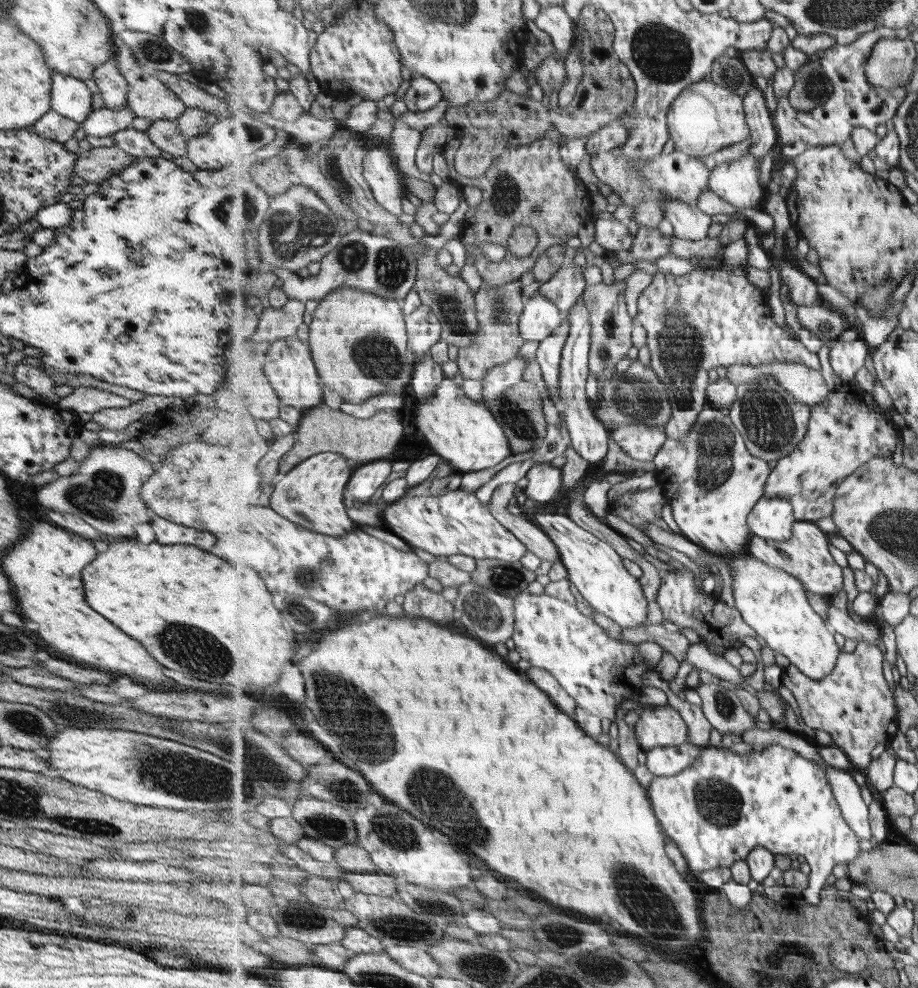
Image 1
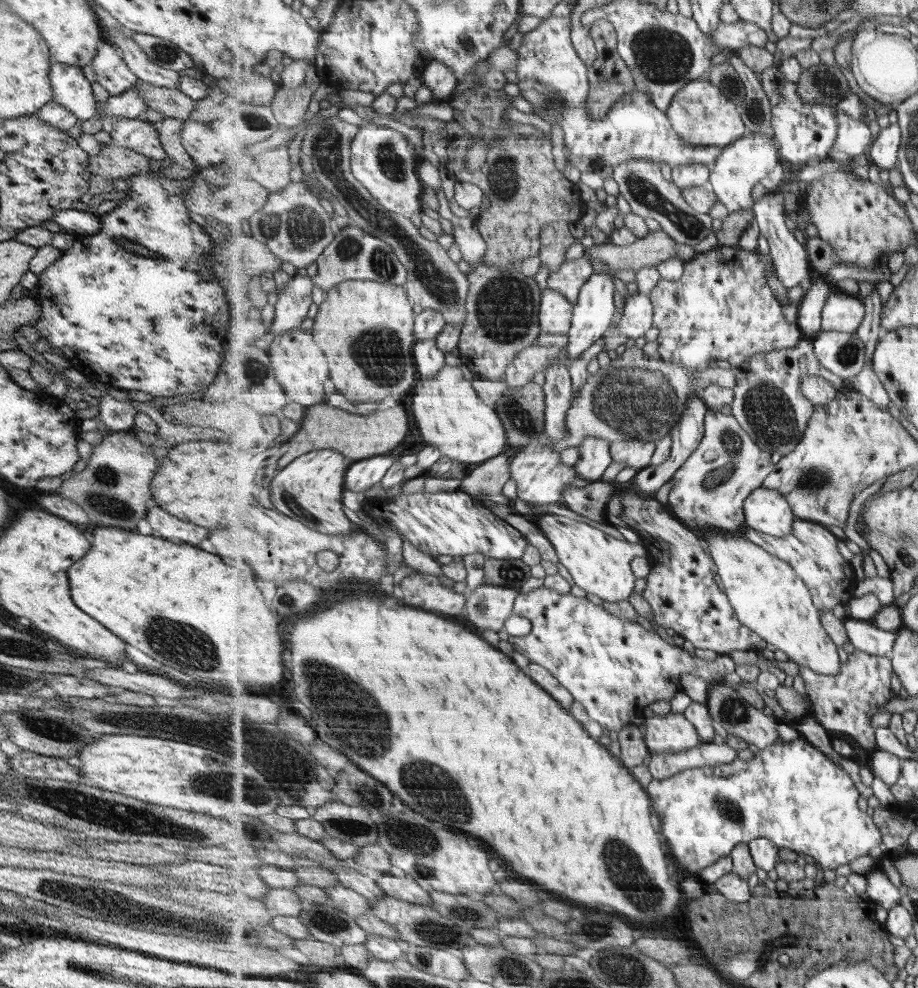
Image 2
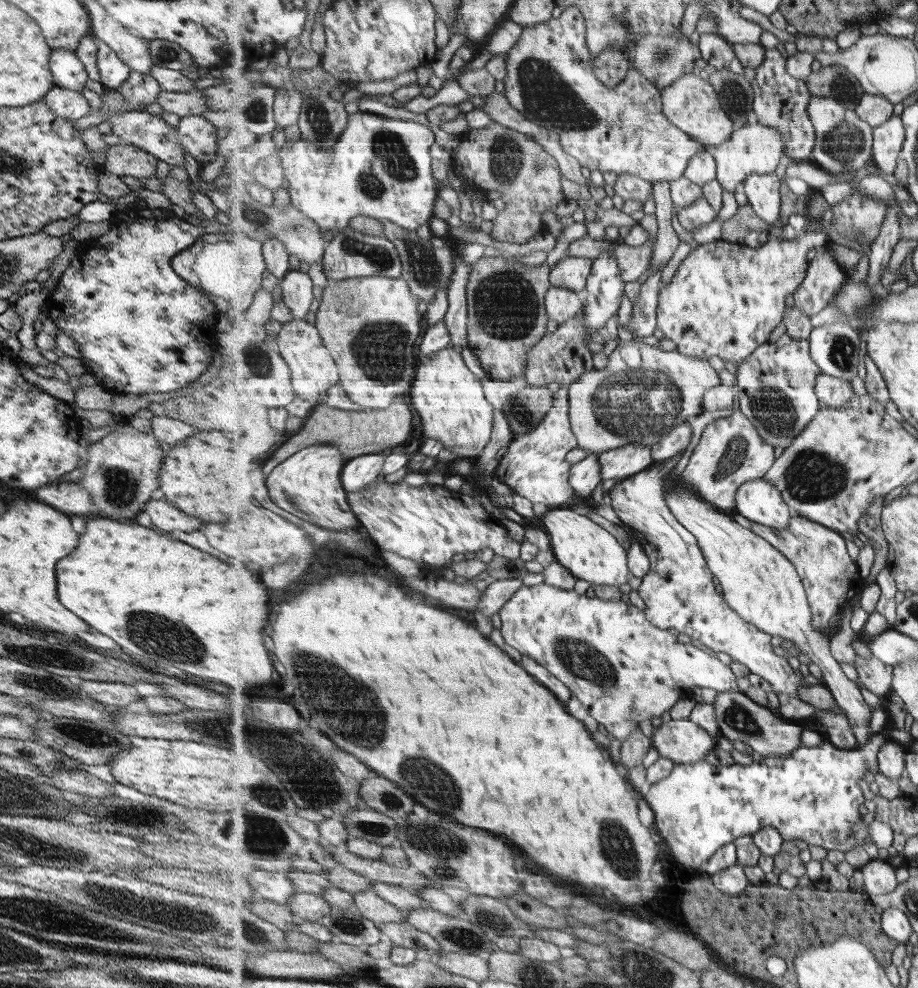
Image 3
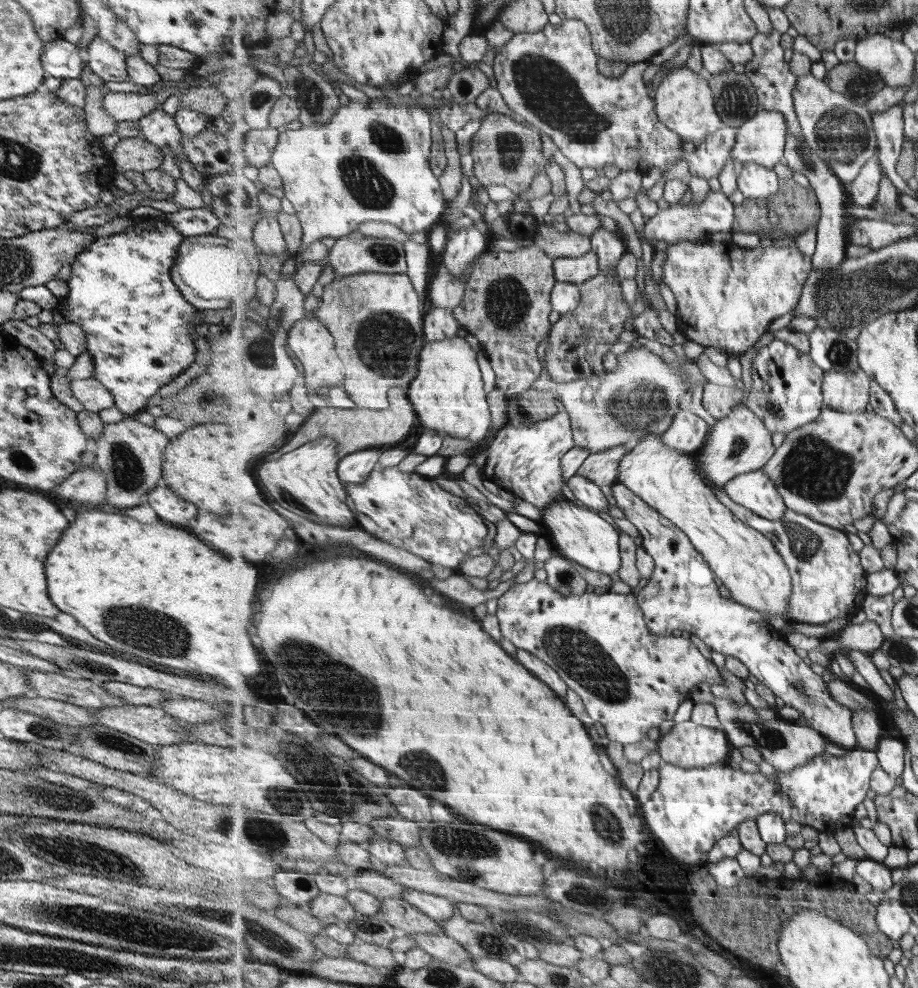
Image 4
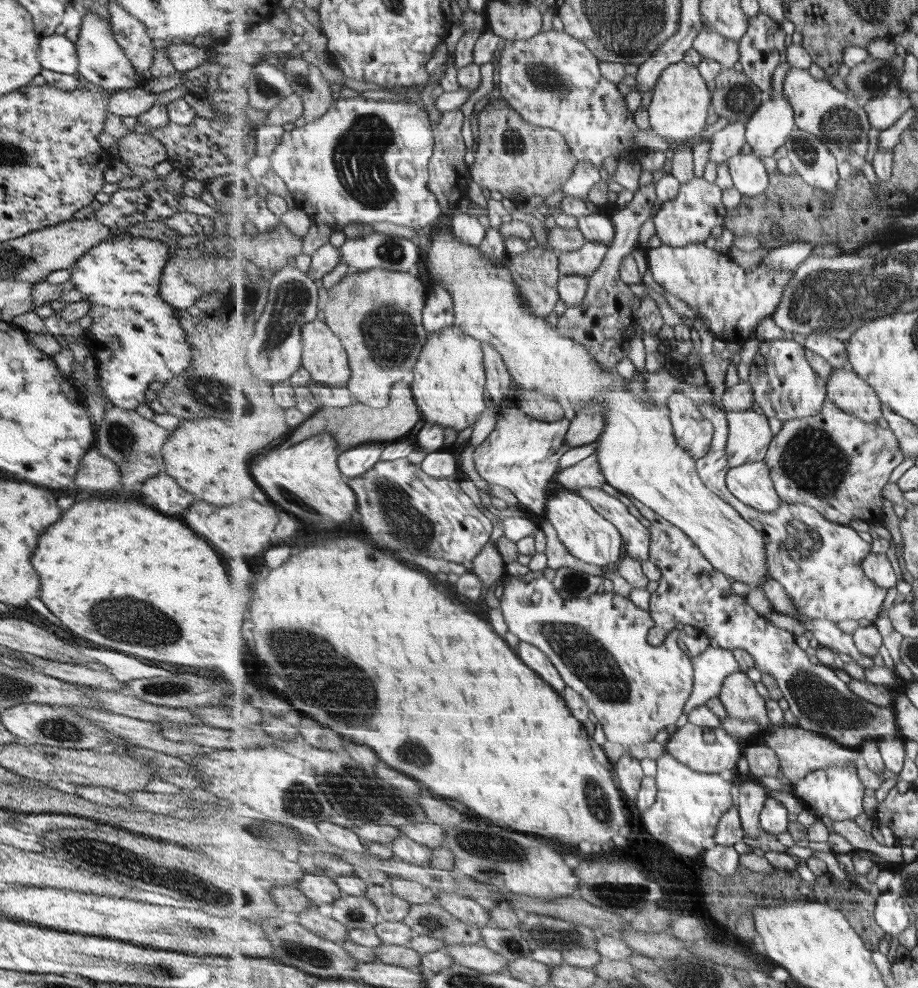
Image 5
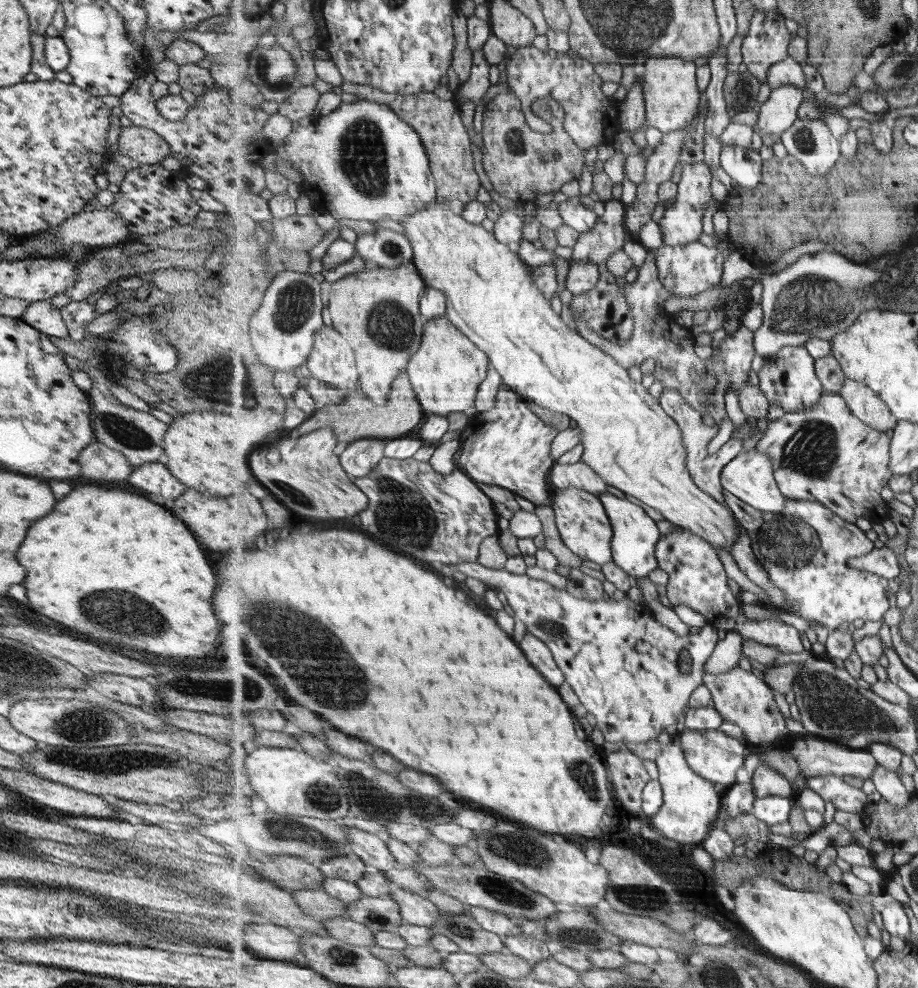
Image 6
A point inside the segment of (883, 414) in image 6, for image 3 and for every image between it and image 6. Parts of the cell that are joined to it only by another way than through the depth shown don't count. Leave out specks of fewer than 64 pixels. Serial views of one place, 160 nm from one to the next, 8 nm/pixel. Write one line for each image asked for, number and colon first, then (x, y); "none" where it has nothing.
3: (832, 391)
4: (849, 392)
5: (846, 389)

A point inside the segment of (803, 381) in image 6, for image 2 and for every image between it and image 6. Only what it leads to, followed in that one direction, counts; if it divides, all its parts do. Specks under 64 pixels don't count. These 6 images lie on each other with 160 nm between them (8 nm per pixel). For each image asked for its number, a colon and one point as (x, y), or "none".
2: (768, 402)
3: (776, 385)
4: (787, 393)
5: (785, 385)

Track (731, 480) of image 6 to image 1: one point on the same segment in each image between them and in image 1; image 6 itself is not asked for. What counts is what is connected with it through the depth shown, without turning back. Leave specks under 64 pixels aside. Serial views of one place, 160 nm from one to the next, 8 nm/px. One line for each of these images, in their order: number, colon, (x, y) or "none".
1: (772, 518)
2: (766, 510)
3: (759, 500)
4: (757, 491)
5: (753, 484)

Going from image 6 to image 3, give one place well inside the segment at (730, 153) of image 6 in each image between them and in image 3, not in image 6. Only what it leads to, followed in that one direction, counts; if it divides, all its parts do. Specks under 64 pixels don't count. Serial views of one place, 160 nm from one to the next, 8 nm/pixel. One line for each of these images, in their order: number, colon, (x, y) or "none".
3: (763, 191)
4: (757, 181)
5: (750, 176)

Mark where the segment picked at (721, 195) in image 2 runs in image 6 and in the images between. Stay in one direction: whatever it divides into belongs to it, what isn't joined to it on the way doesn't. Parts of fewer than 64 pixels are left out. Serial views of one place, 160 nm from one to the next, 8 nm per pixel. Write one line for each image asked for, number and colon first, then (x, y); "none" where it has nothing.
3: (753, 149)
4: (762, 140)
5: (769, 128)
6: (778, 113)

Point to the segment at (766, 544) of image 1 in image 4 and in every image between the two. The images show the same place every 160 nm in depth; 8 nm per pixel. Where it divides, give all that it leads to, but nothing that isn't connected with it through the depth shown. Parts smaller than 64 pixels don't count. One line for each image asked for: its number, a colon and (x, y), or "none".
2: (811, 548)
3: (831, 577)
4: (829, 579)

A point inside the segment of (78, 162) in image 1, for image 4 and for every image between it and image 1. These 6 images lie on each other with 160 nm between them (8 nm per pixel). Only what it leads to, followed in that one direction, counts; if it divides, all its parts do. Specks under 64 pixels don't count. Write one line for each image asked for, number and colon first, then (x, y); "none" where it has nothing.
2: (112, 161)
3: (122, 159)
4: (134, 153)

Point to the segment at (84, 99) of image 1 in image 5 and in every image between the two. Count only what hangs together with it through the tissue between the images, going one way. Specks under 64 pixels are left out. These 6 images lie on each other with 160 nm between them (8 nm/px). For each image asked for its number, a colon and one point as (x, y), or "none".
2: (70, 89)
3: (67, 72)
4: (60, 59)
5: (56, 53)

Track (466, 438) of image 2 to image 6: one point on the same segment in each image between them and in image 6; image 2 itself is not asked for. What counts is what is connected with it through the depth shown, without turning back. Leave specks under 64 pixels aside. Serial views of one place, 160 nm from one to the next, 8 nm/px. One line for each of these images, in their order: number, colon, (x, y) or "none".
3: (451, 399)
4: (448, 392)
5: (450, 377)
6: (446, 372)

